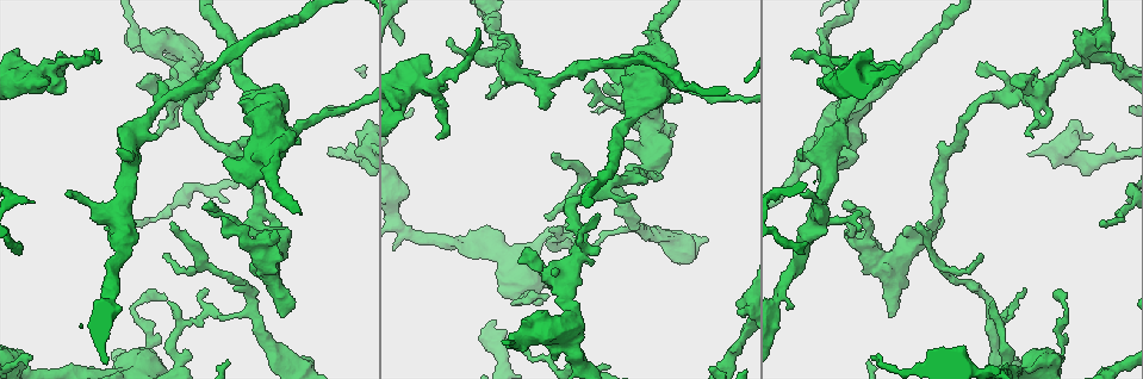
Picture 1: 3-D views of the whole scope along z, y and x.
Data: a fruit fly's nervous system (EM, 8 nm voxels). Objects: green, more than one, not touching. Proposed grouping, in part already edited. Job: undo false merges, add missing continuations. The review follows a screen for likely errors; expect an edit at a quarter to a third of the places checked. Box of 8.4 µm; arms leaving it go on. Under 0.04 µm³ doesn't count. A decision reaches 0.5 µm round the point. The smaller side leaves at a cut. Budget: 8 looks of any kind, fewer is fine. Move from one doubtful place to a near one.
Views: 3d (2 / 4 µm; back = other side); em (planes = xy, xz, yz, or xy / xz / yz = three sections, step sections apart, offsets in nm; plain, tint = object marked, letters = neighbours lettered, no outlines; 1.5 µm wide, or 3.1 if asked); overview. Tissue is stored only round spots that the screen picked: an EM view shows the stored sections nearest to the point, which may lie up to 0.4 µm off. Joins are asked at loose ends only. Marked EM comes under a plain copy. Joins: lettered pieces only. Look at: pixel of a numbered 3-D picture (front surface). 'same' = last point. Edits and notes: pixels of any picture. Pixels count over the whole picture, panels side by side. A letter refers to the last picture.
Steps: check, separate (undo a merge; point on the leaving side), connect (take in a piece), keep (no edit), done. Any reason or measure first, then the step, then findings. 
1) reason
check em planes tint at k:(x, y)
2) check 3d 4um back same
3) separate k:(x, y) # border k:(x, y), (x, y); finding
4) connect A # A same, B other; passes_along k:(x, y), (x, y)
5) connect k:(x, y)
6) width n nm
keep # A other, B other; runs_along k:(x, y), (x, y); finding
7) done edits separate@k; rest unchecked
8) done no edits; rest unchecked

sharp bend
check em planes letters at 1:(204, 314)

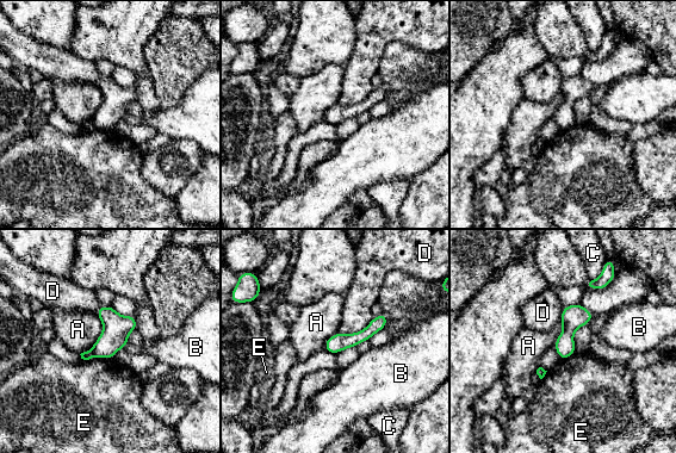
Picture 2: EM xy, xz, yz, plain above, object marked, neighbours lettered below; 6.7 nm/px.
width 120 nm
separate 2:(117, 328) # A other, B other, C other, D other, E other; border 2:(91, 351), (94, 355); a second neuron is stuck on

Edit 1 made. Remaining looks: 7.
branch stops here
check em planes letters at 1:(892, 315)

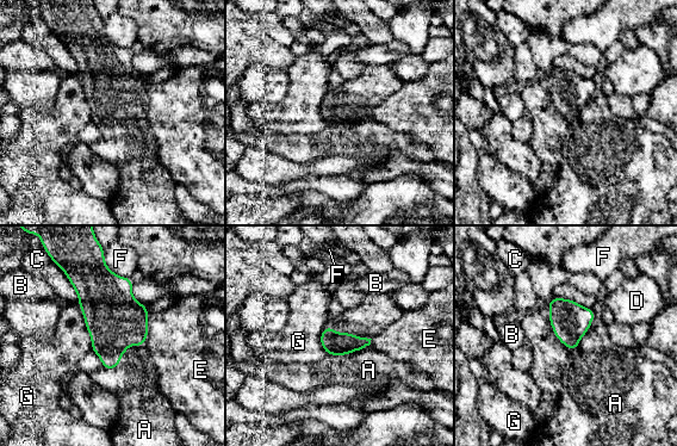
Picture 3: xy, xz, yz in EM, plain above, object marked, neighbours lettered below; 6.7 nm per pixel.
keep # A other, B other, C other, D other, E other, F other, G other; border 3:(370, 344), (346, 354), (327, 354); no lettered piece goes on from it

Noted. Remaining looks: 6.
done edits separate@2; rest unchecked

